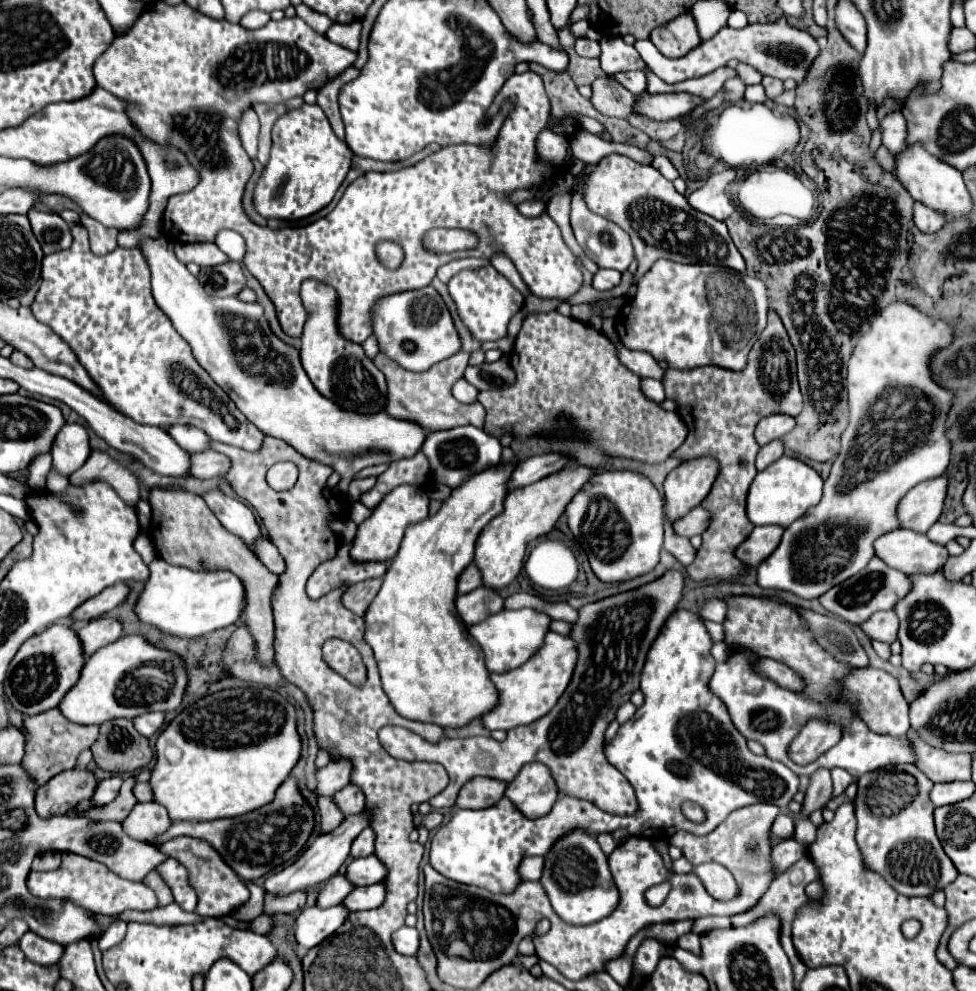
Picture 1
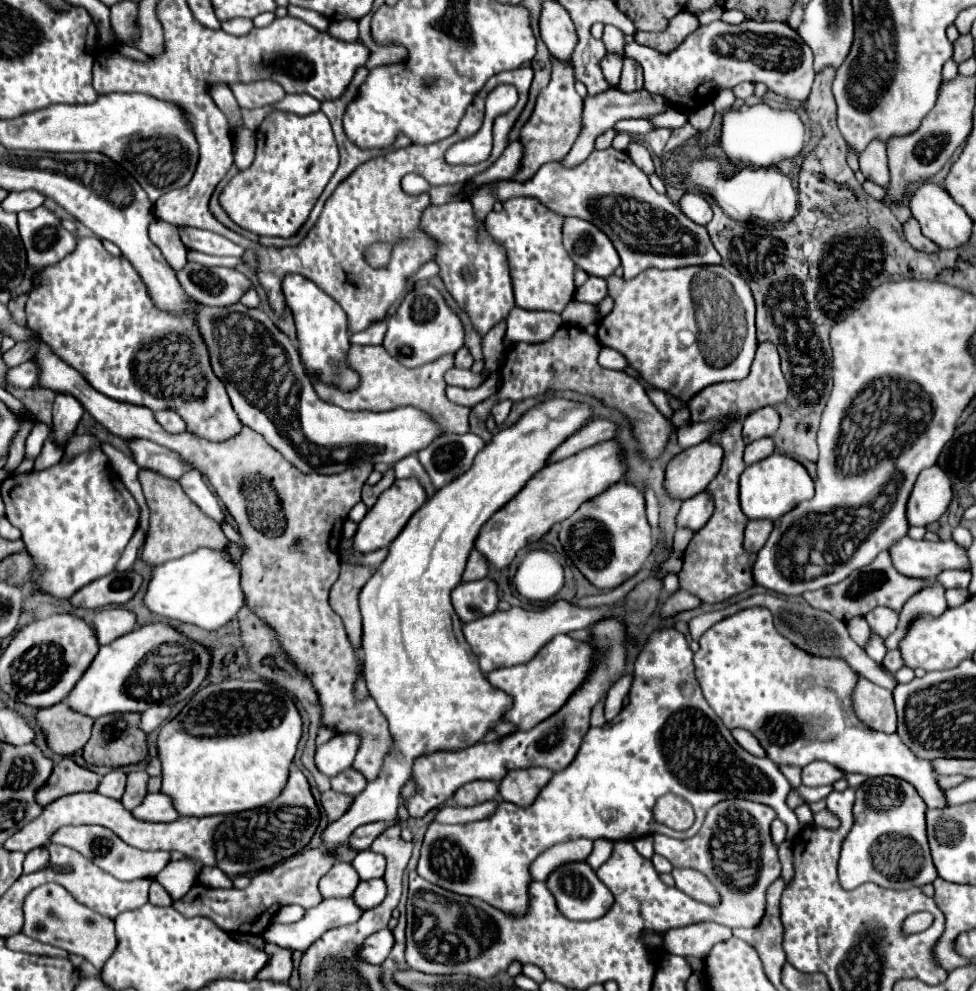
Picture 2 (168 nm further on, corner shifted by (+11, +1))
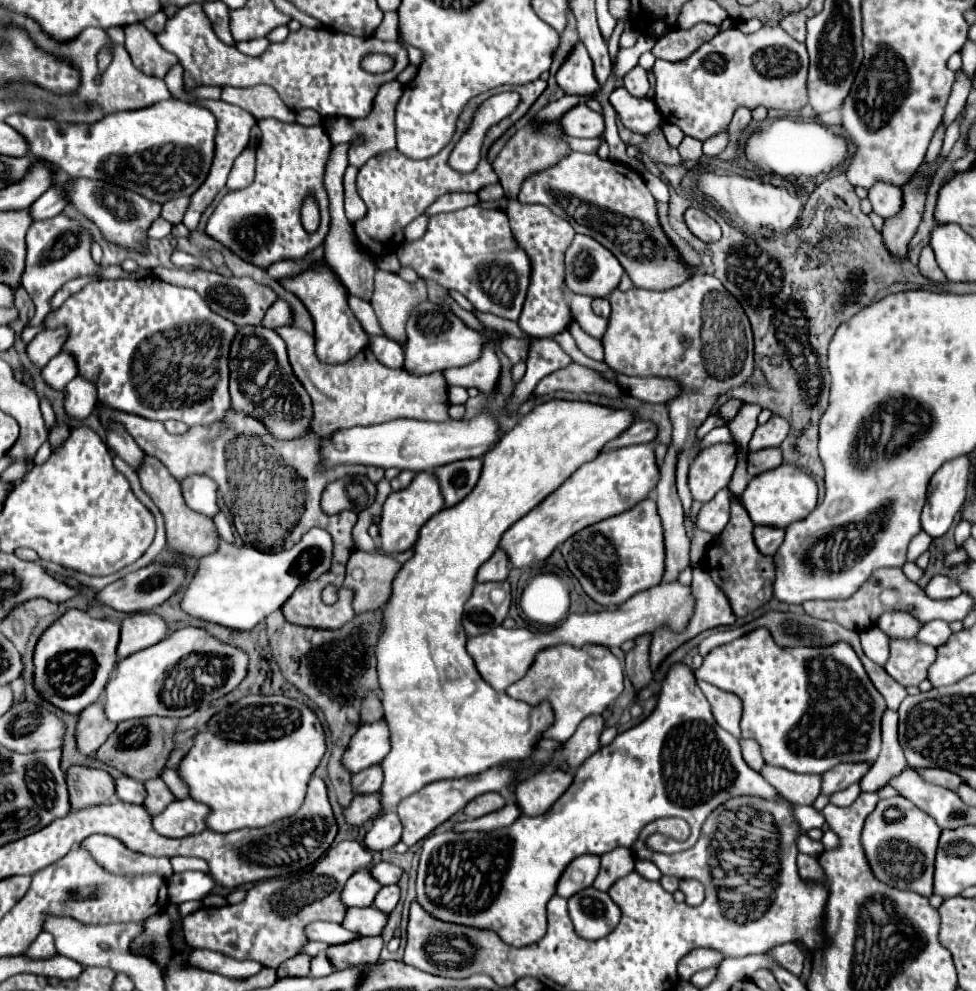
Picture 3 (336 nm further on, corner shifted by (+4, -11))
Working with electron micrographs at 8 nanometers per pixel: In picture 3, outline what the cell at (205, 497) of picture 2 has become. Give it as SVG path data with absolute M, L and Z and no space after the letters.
M189 476L181 482L183 498L185 502L199 514L205 514L213 518L219 508L217 508L217 484L207 478L207 476Z

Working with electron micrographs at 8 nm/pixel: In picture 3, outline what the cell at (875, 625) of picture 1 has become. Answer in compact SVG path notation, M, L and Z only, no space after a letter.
M887 612L877 620L877 628L881 628L889 638L913 638L921 628L921 622L907 612Z

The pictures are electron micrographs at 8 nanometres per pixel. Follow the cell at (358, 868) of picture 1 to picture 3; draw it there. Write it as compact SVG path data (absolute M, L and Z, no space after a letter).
M379 862L377 866L371 868L371 874L373 878L381 884L381 886L391 886L391 884L397 884L399 878L401 878L401 868L391 864L391 862Z

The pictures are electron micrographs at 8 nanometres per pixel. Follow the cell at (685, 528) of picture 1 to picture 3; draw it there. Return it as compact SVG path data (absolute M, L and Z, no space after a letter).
M723 488L715 494L713 500L703 504L703 508L697 514L697 528L703 532L709 532L717 536L729 522L729 490Z

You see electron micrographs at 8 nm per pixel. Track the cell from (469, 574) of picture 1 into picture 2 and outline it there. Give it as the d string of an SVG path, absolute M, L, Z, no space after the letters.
M472 550L470 558L468 558L468 564L466 564L466 570L464 570L464 582L482 580L482 578L488 576L488 572L490 572L488 560L478 550Z

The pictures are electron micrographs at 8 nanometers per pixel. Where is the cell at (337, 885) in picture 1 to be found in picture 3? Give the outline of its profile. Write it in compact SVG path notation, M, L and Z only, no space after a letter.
M359 870L351 876L351 880L345 882L341 892L341 902L345 906L371 906L375 894L381 890L381 886L373 880L369 870Z

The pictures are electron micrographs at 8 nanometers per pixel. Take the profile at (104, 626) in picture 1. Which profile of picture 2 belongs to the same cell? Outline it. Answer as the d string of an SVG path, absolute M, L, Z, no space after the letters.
M108 608L108 610L100 610L94 620L92 626L96 630L98 642L100 644L108 644L128 632L132 632L136 628L136 614L126 610L126 608Z

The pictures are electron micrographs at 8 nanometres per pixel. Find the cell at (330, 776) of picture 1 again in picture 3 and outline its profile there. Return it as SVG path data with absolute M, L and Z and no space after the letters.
M385 720L361 726L349 740L347 752L341 756L341 766L349 774L357 774L373 764L379 764L389 752L389 728Z

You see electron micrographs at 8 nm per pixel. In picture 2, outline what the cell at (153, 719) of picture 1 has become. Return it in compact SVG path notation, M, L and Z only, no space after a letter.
M154 704L152 708L148 708L144 714L142 714L142 720L140 720L140 728L150 734L152 730L156 730L158 726L162 726L168 716L170 716L172 708L170 706L162 706L162 704Z

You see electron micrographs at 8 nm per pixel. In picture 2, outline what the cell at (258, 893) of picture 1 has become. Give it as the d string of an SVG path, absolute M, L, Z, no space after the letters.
M203 867L198 882L210 888L231 888L232 880L226 876L218 867Z

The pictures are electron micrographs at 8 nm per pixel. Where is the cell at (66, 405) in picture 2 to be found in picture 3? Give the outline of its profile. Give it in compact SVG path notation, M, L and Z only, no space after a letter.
M75 378L65 388L65 412L69 418L85 420L97 404L95 386L83 378Z

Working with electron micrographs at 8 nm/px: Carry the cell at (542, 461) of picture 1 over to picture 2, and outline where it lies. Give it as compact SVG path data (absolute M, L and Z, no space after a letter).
M592 420L590 424L586 424L584 428L580 428L576 432L576 436L570 436L562 446L558 446L558 450L554 450L554 454L550 456L548 462L554 462L554 460L564 460L584 448L590 448L594 444L600 444L600 442L606 442L606 440L612 440L616 436L616 424L610 422L610 420Z

